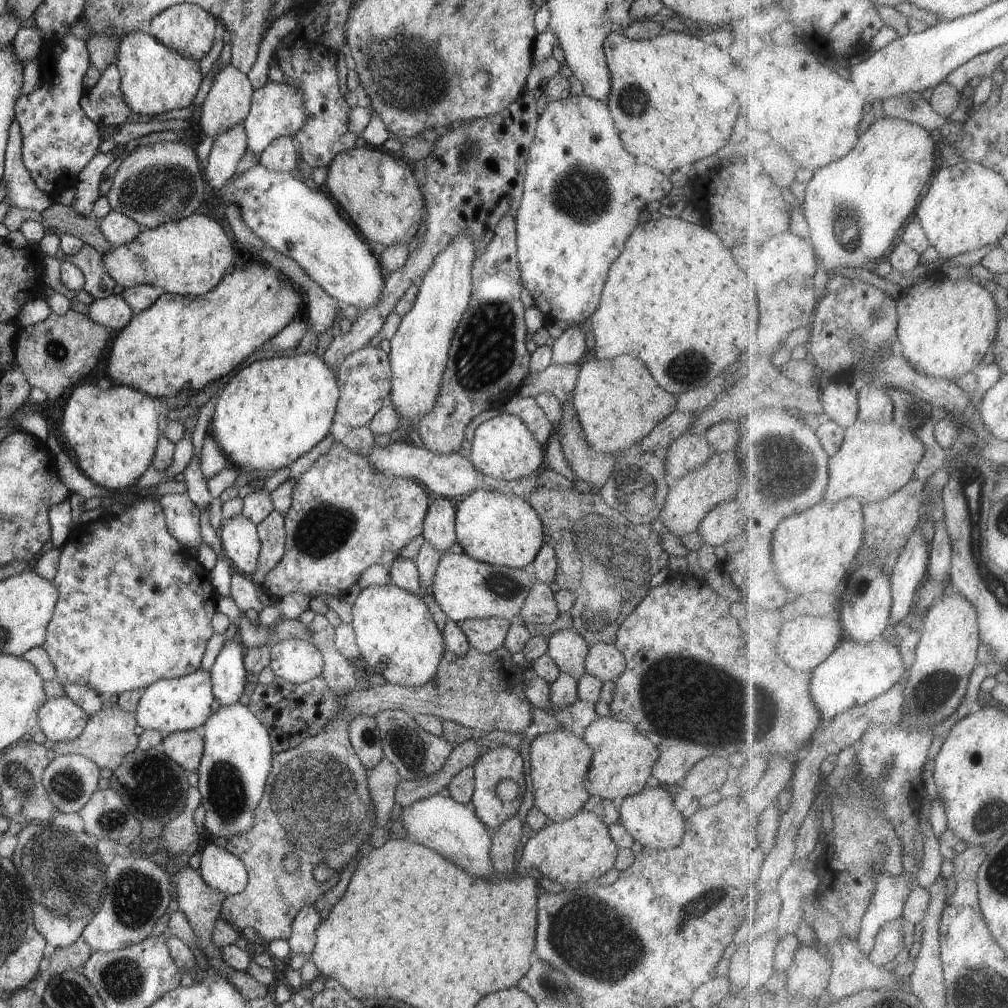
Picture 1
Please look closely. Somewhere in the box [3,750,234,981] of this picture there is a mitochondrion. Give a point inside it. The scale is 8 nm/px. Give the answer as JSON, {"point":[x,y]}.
{"point":[67,881]}

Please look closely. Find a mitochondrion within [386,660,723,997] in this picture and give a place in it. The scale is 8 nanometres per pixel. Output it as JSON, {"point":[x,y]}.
{"point":[585,935]}

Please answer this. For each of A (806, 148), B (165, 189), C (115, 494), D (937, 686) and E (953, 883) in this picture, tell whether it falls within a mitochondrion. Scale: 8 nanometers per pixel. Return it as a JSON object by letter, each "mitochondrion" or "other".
{"A":"other","B":"mitochondrion","C":"other","D":"mitochondrion","E":"other"}

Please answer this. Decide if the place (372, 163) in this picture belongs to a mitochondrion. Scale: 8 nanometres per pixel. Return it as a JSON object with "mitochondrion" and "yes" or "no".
{"mitochondrion":"no"}

